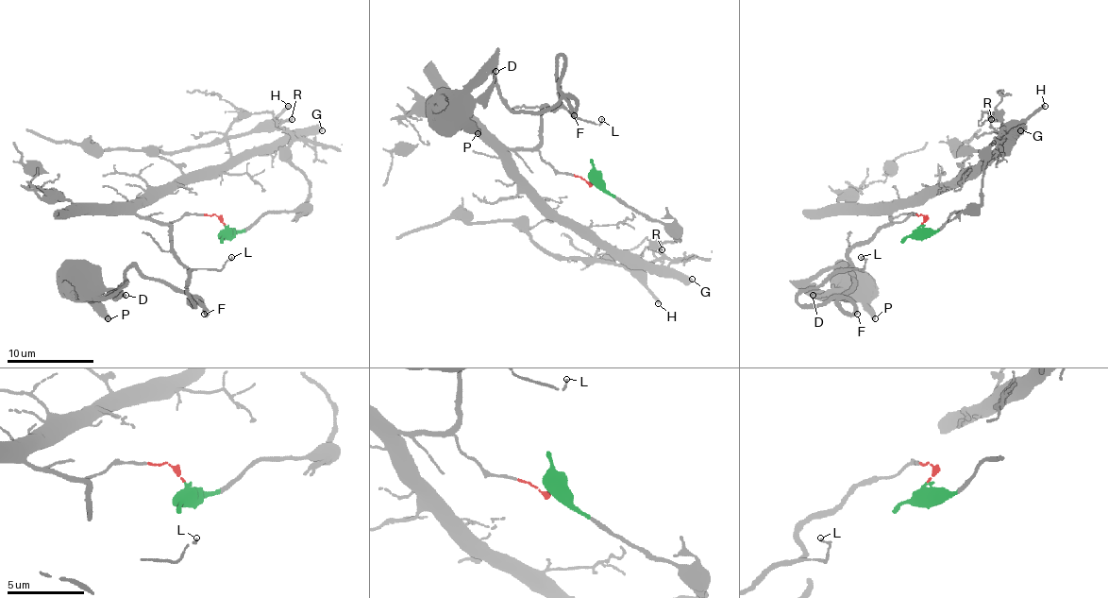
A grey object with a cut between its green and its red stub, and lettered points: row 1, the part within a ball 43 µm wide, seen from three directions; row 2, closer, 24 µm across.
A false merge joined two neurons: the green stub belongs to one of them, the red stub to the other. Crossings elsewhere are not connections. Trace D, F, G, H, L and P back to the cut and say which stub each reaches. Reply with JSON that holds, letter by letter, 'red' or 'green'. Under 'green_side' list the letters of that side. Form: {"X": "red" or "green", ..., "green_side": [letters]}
{"D": "red", "F": "red", "G": "red", "H": "green", "L": "red", "P": "red", "green_side": ["H"]}

